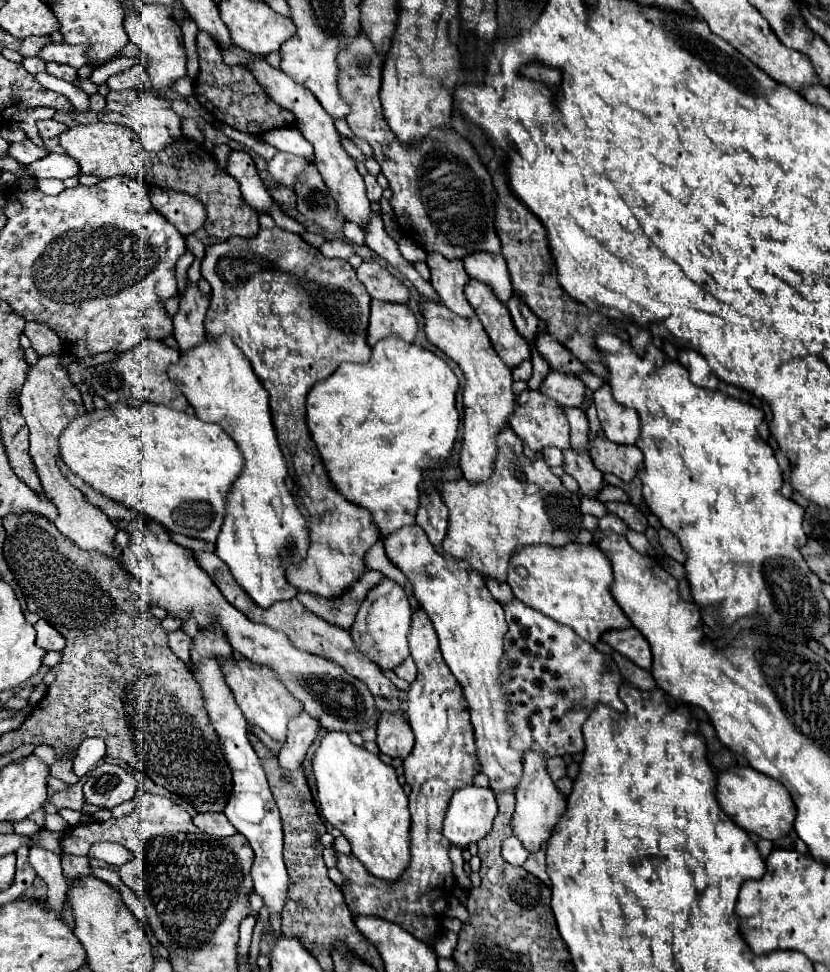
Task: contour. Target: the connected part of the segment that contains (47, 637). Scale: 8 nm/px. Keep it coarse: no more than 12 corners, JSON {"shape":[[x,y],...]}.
{"shape":[[46,620],[34,626],[36,644],[44,650],[64,650],[66,642]]}

